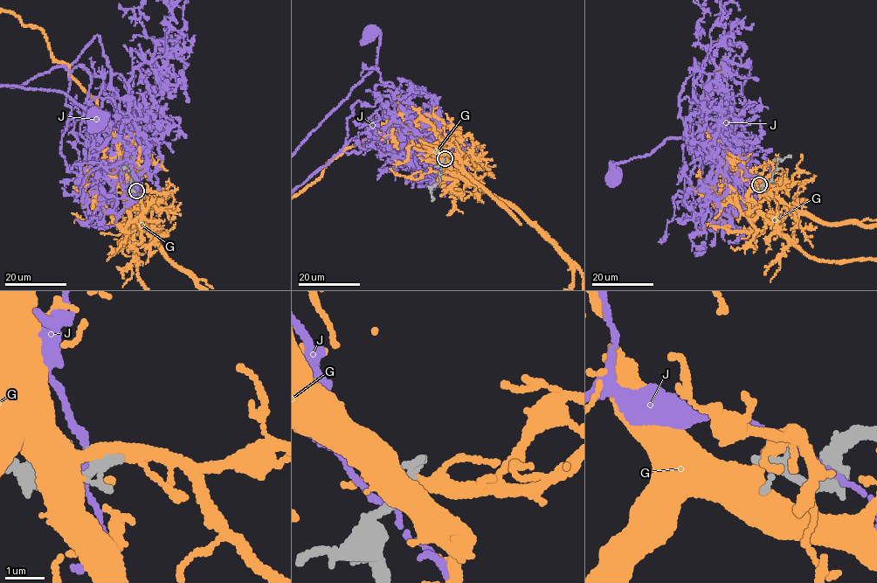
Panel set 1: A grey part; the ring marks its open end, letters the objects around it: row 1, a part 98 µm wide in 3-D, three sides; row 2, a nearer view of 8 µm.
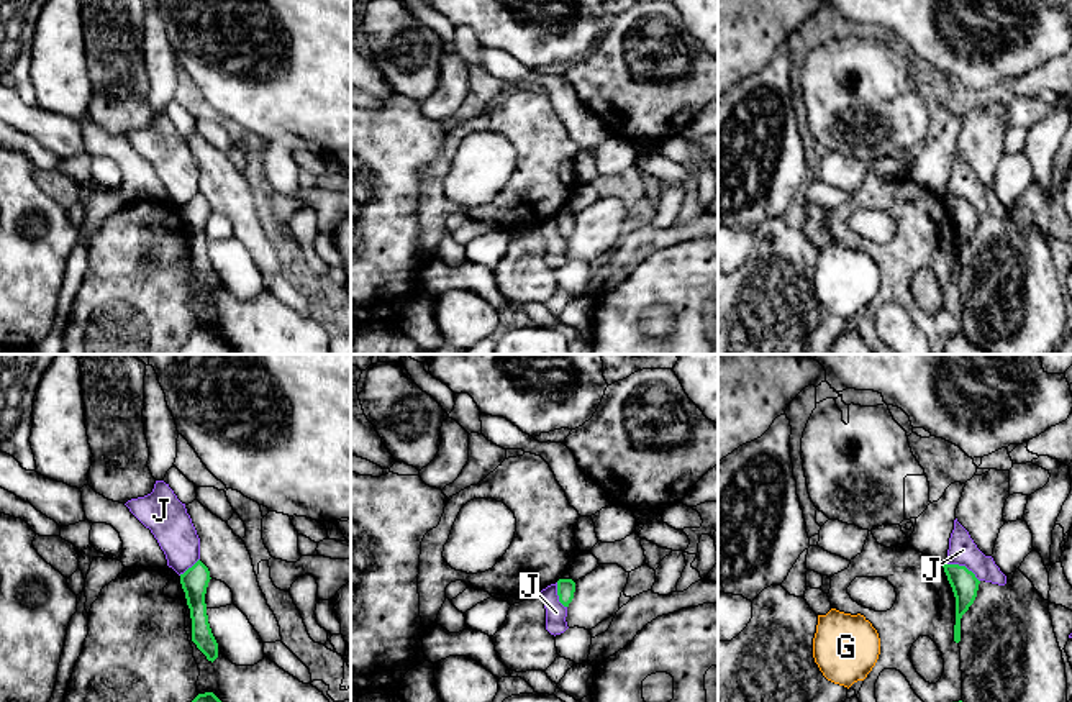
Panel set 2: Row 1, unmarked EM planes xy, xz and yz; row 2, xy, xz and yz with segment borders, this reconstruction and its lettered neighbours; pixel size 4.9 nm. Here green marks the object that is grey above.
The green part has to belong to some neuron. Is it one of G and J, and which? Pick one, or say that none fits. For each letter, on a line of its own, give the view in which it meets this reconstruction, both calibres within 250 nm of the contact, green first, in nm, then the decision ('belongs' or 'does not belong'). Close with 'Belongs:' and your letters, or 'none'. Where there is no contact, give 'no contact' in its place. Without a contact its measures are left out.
G: no contact; does not belong
J: meets green in yz; 130 nm thick on the green side, 140 nm on the other; does not belong
Belongs: none

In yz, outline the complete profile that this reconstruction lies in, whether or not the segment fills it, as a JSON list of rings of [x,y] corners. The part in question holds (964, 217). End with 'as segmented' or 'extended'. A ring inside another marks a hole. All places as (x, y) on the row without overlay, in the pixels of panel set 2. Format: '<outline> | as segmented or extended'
[[[944,197],[943,200],[956,230],[954,274],[959,276],[961,274],[961,251],[974,236],[980,213],[965,198]]] | as segmented

